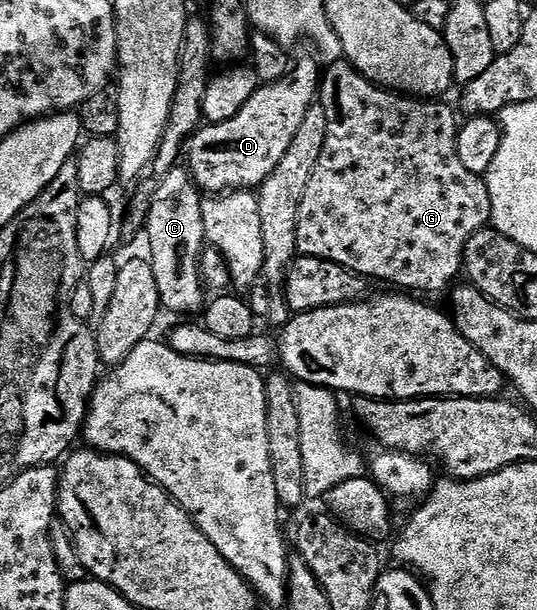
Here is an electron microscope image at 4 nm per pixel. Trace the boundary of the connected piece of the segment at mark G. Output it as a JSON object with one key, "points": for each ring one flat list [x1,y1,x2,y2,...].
{"points":[[345,60,331,62,325,67,320,78,320,104,328,116,328,136,324,140,324,152,320,152,320,160,312,172,312,180,308,180,308,188,300,200,300,212,296,224,299,255,332,260,332,264,340,264,353,274,361,274,367,280,379,278,382,282,391,282,394,285,391,287,401,288,406,292,421,292,423,295,434,294,437,290,449,291,459,281,464,270,462,249,477,230,487,229,491,225,489,190,486,187,485,177,468,172,468,168,464,168,463,162,460,161,460,156,456,152,460,118,456,110,454,115,453,108,442,101,446,100,423,100,375,86]]}

